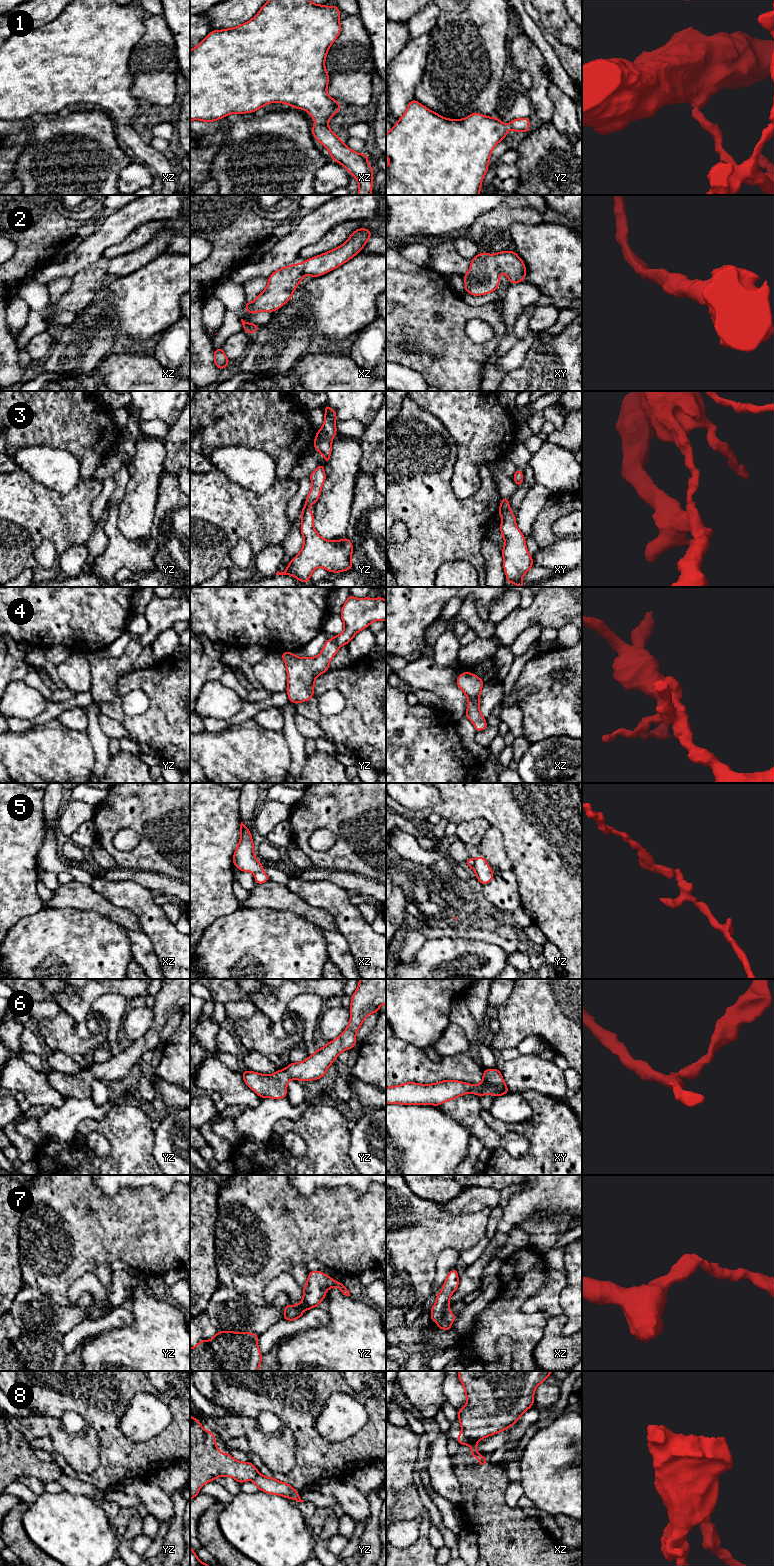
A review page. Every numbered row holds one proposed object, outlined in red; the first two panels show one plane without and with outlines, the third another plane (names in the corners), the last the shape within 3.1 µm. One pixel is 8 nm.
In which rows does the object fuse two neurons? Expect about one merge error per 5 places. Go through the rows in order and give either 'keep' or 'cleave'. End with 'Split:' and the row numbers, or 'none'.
1: keep
2: keep
3: cleave
4: keep
5: cleave
6: keep
7: keep
8: cleave
Split: 3, 5, 8

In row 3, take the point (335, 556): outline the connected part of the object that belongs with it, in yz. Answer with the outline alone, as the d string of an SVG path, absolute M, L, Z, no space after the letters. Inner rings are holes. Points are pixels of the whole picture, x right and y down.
M310 507L301 517L302 549L289 562L286 570L277 571L276 575L291 575L304 584L309 582L313 571L319 567L334 573L353 569L351 540L348 537L339 541L323 539L314 528L314 513L310 512Z

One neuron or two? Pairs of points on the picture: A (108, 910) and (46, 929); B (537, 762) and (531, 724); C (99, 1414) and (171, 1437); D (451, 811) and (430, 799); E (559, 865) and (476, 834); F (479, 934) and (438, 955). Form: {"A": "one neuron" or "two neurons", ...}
{"A": "two neurons", "B": "two neurons", "C": "one neuron", "D": "two neurons", "E": "two neurons", "F": "two neurons"}

